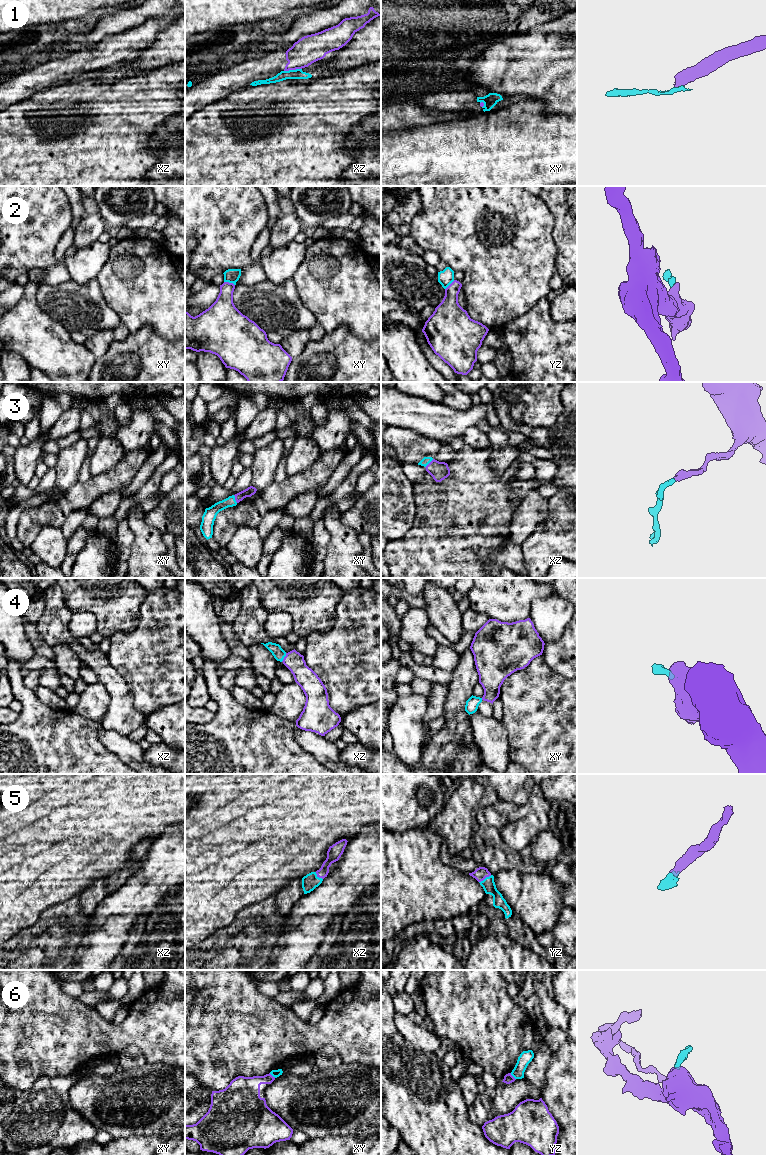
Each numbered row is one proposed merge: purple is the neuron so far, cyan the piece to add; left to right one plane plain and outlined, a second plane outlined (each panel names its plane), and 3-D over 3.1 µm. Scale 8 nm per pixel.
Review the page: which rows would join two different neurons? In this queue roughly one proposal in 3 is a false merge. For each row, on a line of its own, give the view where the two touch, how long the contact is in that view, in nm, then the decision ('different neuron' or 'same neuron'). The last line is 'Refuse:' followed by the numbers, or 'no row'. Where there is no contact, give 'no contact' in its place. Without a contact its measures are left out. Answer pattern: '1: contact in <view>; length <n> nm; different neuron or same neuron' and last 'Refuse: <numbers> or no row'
1: contact in xz; length 150 nm; different neuron
2: contact in xy; length 90 nm; different neuron
3: contact in xz; length 100 nm; same neuron
4: contact in xz; length 80 nm; same neuron
5: contact in yz; length 120 nm; same neuron
6: contact in yz; length 70 nm; different neuron
Refuse: 1, 2, 6

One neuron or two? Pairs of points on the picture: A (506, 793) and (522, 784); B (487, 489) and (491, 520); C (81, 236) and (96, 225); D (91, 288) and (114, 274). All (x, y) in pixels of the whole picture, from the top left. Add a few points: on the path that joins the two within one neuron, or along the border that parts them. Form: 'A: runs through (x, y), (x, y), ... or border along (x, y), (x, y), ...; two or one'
A: runs through (510, 789), (515, 784), (518, 784); one
B: runs through (487, 497), (487, 512); one
C: runs through (85, 233), (92, 226); one
D: border along (95, 278), (104, 299), (109, 304); two

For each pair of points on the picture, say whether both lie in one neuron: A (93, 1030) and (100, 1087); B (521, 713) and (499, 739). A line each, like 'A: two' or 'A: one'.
A: two
B: two

